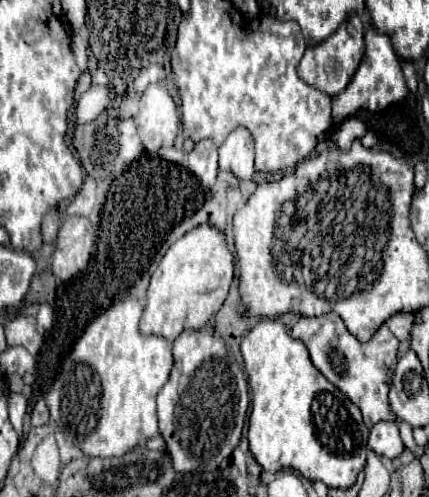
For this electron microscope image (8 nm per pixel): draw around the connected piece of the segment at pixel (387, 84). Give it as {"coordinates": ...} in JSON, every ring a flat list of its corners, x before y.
{"coordinates":[[368,26,364,40,366,40,366,52,364,52,364,60,362,60,358,72,350,80,348,88,332,98,332,120,336,124,354,116,358,110,370,110,370,112,382,110,394,102,400,102,408,94,406,82,402,76,402,68,400,68,400,58,396,56,388,34,378,32,376,28]]}

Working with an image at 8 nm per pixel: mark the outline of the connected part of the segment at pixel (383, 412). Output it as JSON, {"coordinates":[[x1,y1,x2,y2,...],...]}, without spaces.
{"coordinates":[[328,312,318,318,302,316,292,326,290,334,292,338,298,338,306,344,312,364,360,408,364,424,368,428,380,420,394,420,394,414,388,406,388,388,390,388,388,370,396,362,398,340,386,326,380,326,380,330,376,330,372,340,362,344,346,330,338,314]]}

